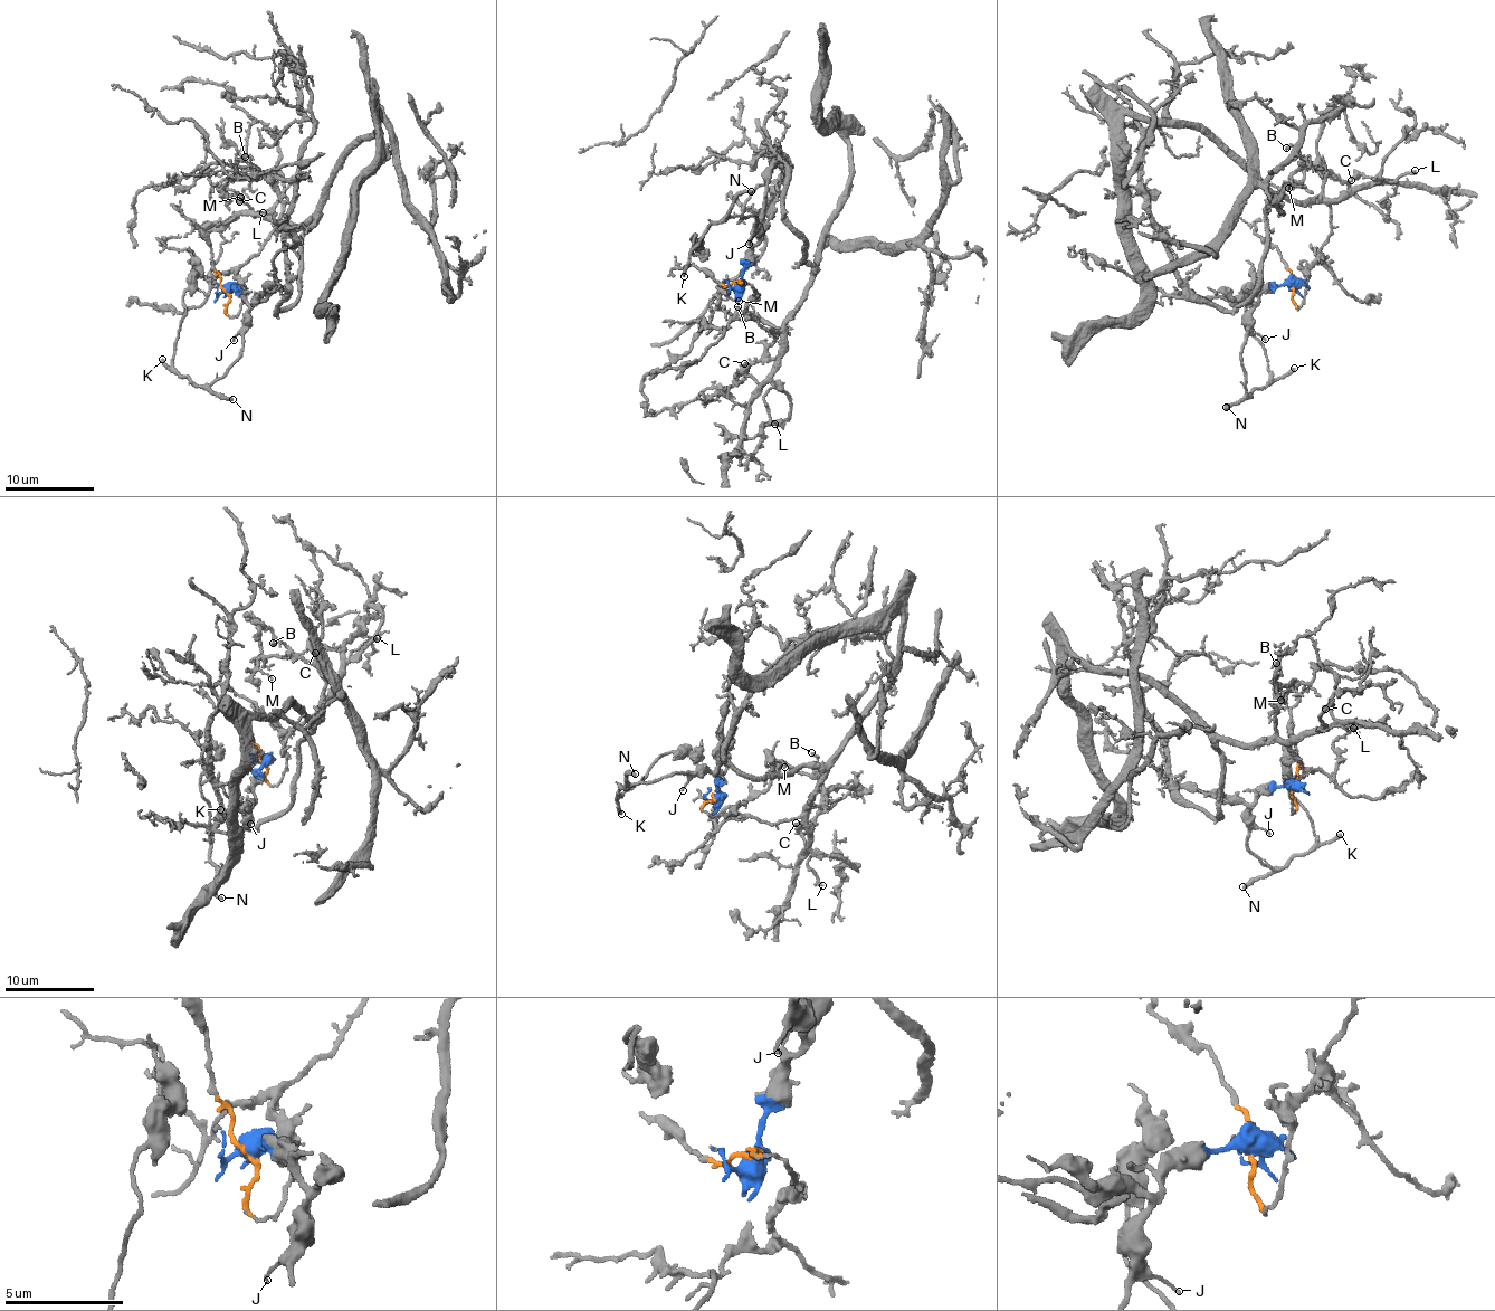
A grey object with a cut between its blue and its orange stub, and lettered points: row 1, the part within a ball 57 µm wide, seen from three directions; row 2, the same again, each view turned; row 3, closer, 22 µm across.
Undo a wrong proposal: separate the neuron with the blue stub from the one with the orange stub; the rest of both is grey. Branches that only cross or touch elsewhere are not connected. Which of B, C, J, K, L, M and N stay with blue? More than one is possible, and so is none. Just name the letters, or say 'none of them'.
J, K, N

